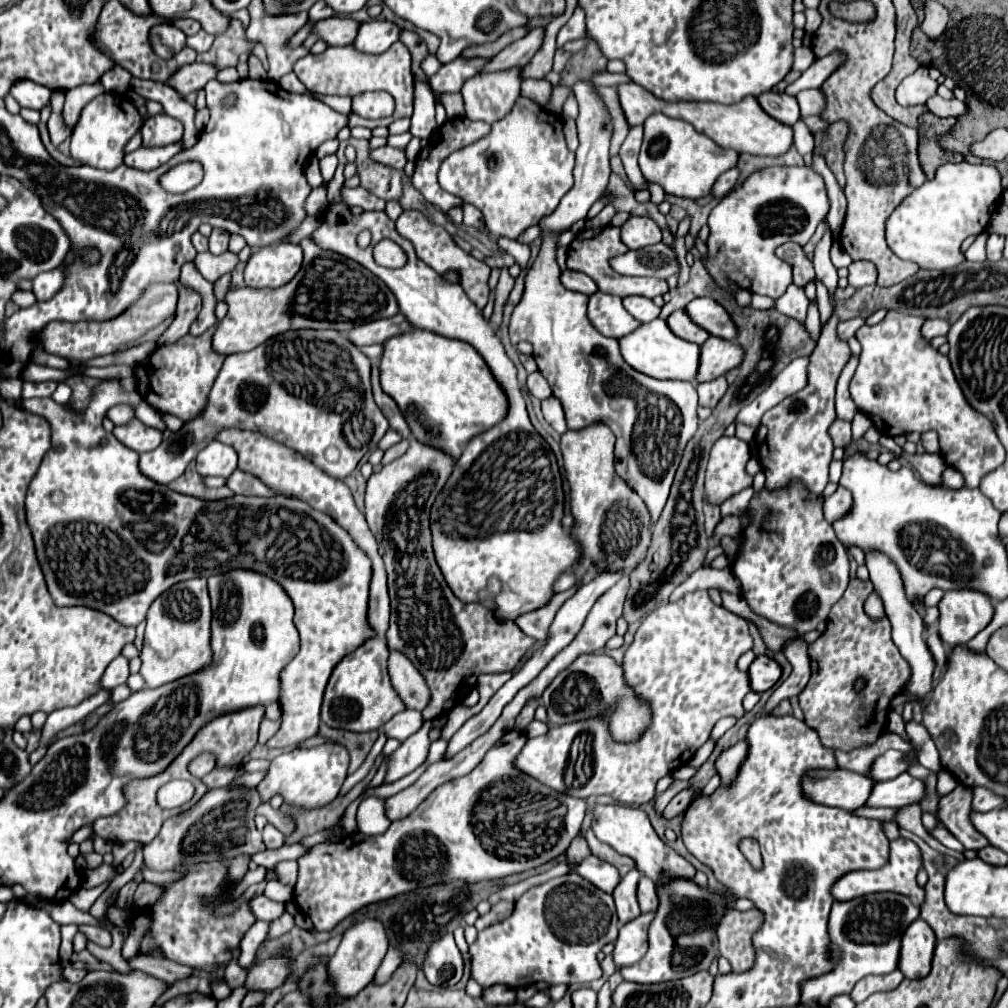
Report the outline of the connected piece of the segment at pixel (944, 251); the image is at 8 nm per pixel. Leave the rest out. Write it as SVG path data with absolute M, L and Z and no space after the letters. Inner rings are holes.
M946 163L940 165L934 179L914 189L886 221L888 247L906 261L918 263L920 269L948 269L964 261L960 251L968 235L986 231L990 217L1002 201L1000 173L992 165Z

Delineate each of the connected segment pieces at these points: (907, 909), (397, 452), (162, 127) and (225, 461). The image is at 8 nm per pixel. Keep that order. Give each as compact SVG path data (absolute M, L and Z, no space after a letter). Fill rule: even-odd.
M872 893L850 901L834 901L828 921L828 933L832 935L832 941L838 945L842 961L832 973L814 981L812 987L810 983L804 983L800 1001L806 1005L826 1007L830 1003L830 997L850 993L850 989L854 989L856 981L860 981L862 977L884 975L894 971L898 967L902 933L914 919L918 919L918 913L920 909L908 897L898 893Z
M402 439L400 443L396 443L394 447L390 447L390 449L386 449L384 451L384 457L382 457L382 465L386 465L386 463L390 463L390 461L394 461L394 459L398 459L406 449L408 449L408 439Z
M160 113L150 117L142 125L140 133L142 133L142 147L164 147L178 143L182 139L184 125L178 119Z
M212 441L210 445L206 445L196 457L196 469L202 477L214 475L228 479L234 473L236 463L238 463L236 451L220 441Z

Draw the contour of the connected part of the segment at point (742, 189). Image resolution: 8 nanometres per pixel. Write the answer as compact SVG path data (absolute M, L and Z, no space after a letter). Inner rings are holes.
M768 167L756 171L712 209L708 217L708 253L702 263L714 283L732 297L730 285L778 299L792 283L792 269L774 255L776 247L786 241L806 245L816 227L826 221L828 209L824 179L812 167Z

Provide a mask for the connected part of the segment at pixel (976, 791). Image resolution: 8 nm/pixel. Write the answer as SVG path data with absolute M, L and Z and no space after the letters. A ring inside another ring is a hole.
M972 787L972 809L976 809L978 813L990 811L990 809L998 809L1004 805L1004 799L994 795L990 789L986 787Z

